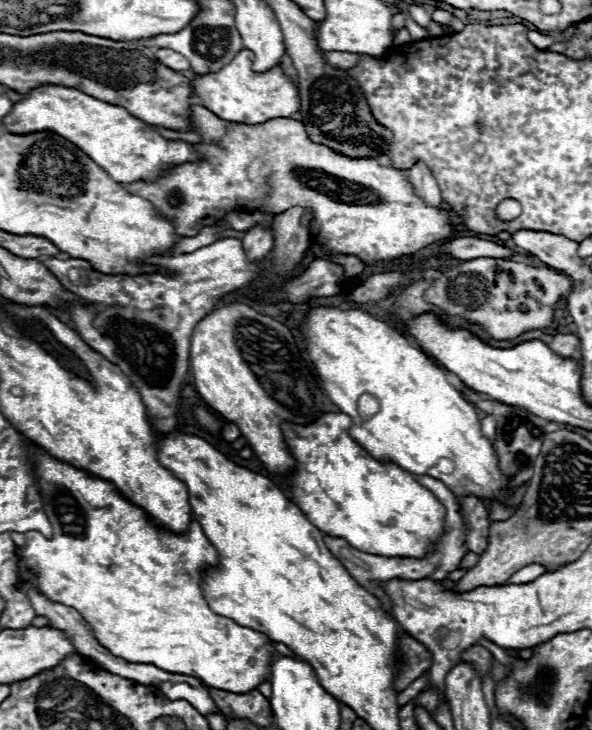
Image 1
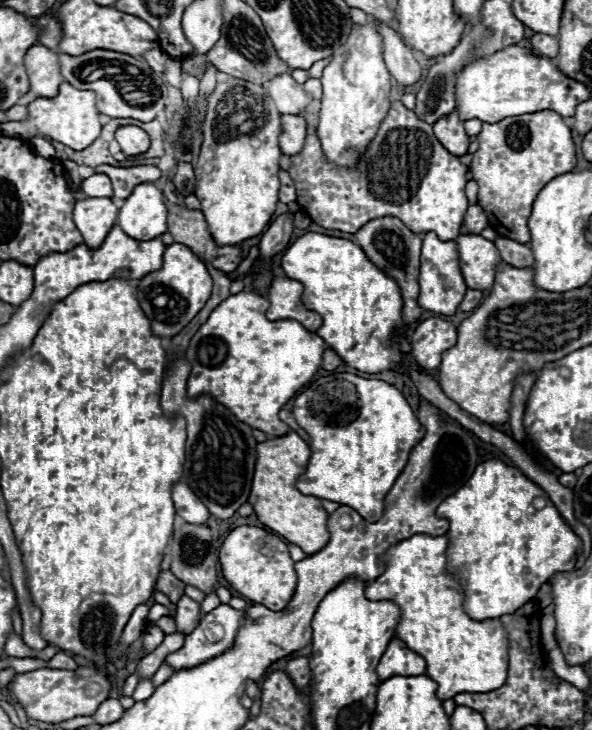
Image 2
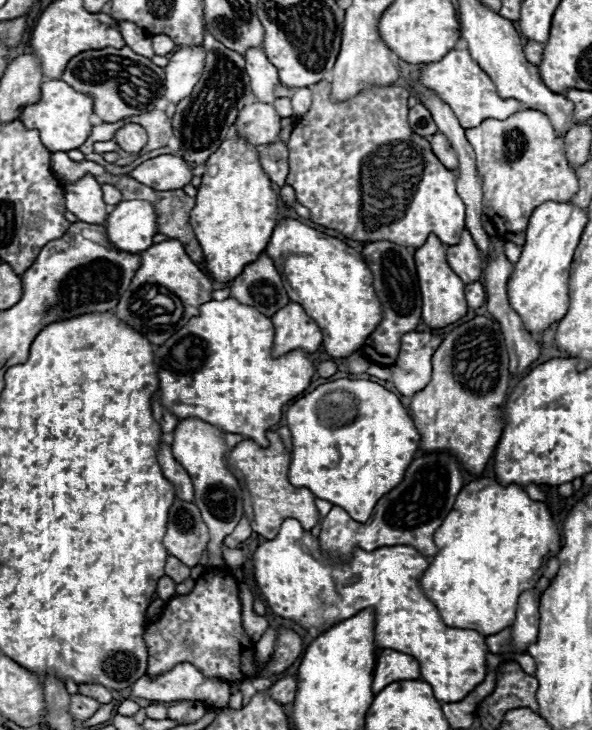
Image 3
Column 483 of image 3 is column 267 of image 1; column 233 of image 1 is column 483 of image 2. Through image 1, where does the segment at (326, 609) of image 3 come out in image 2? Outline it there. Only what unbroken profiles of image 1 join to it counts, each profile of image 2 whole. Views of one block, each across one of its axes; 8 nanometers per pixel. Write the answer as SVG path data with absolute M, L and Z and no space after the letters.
M416 534L408 540L402 540L400 544L392 546L382 558L386 562L386 570L366 588L366 596L372 600L394 600L400 610L402 618L396 628L396 634L400 640L406 642L406 646L426 658L428 670L426 674L438 682L438 698L448 700L456 694L464 692L488 692L496 690L506 680L508 670L508 634L498 618L492 620L472 620L464 612L464 588L460 584L460 578L454 572L446 570L446 548L448 538L446 536L426 536Z

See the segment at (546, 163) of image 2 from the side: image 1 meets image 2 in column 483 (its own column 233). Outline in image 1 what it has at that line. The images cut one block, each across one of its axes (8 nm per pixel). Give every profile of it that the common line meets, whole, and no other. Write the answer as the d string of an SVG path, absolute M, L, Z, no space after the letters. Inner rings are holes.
M192 106L192 114L194 114L194 124L202 128L202 136L206 140L218 140L218 144L206 144L206 146L194 144L194 148L200 148L200 152L206 158L200 162L182 164L174 168L168 176L152 184L136 182L124 186L128 192L144 200L150 200L164 216L168 216L174 222L176 232L180 236L196 236L200 228L206 226L216 216L218 210L224 212L232 208L242 210L244 206L258 208L264 202L268 204L268 210L272 214L280 214L296 204L304 208L312 208L314 210L314 220L310 226L312 240L328 246L332 252L356 254L366 264L378 262L380 258L400 258L404 254L414 254L434 242L444 242L454 236L454 226L450 224L450 210L444 208L438 210L434 206L426 206L424 200L416 196L404 170L392 166L380 166L376 160L370 158L358 158L358 160L344 158L342 154L336 154L326 146L308 140L304 126L290 118L274 118L270 122L256 124L256 126L234 124L226 132L226 122L220 120L208 108ZM270 184L272 184L272 196L266 200L266 190Z

